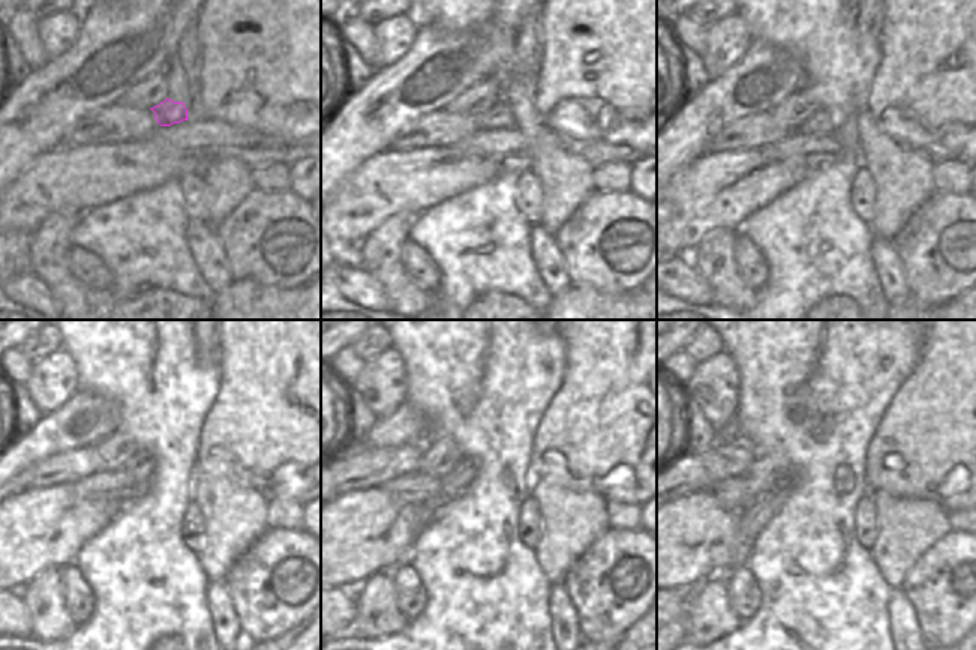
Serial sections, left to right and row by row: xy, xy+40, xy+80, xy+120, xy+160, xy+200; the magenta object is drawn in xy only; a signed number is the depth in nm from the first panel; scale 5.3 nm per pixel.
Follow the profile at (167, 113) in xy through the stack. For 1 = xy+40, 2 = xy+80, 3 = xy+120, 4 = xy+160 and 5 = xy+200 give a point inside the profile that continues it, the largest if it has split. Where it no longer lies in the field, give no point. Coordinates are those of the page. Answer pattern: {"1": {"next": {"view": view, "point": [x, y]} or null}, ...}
{"1": {"next": {"view": "xy+40", "point": [499, 116]}}, "2": {"next": {"view": "xy+80", "point": [820, 122]}}, "3": {"next": {"view": "xy+120", "point": [141, 466]}}, "4": {"next": {"view": "xy+160", "point": [464, 473]}}, "5": {"next": {"view": "xy+200", "point": [763, 506]}}}

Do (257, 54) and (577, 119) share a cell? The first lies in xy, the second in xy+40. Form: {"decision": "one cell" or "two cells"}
{"decision": "one cell"}

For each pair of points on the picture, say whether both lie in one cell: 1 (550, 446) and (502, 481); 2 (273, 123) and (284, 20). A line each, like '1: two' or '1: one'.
1: two
2: one

